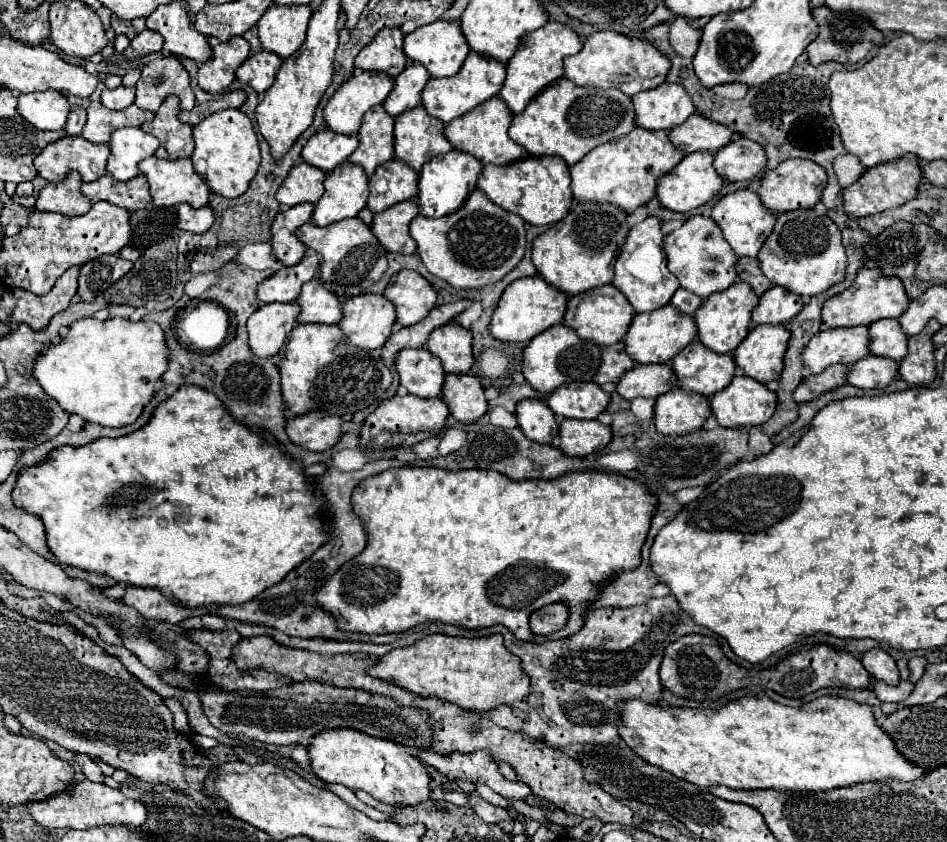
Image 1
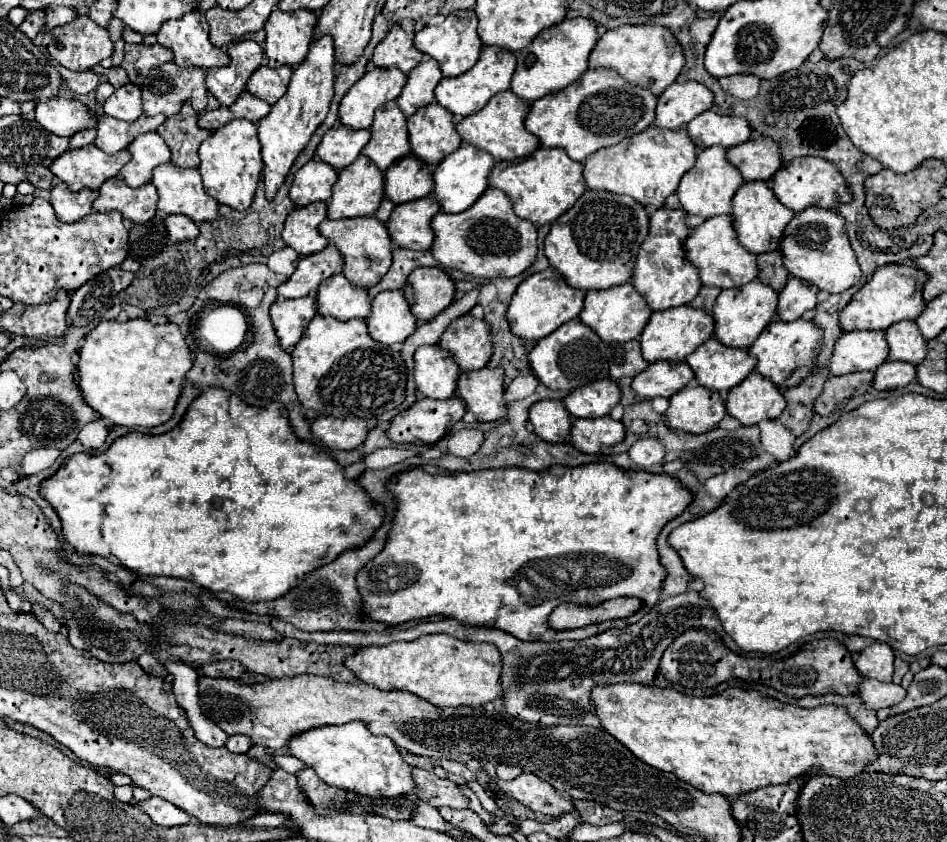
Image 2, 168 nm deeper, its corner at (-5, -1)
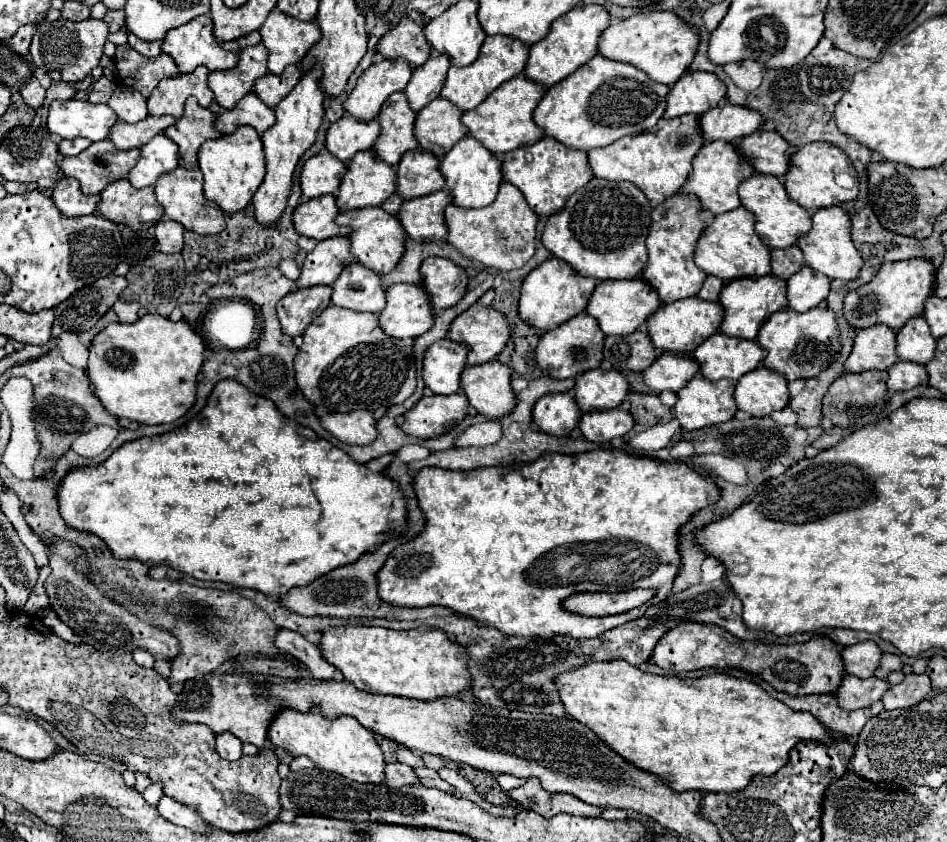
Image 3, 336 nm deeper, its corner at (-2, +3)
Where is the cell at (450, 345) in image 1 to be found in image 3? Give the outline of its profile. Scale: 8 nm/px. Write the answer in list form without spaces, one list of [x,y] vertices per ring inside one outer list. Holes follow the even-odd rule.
[[[473,304],[451,322],[447,338],[467,346],[467,364],[475,366],[493,360],[505,348],[509,334],[511,326],[501,312],[491,306]]]

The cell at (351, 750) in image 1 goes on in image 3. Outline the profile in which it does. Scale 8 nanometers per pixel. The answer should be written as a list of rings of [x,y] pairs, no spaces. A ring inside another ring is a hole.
[[[283,710],[269,728],[269,740],[287,750],[291,756],[307,756],[313,764],[327,772],[337,772],[349,780],[363,784],[385,782],[385,756],[371,730],[365,730],[357,718],[339,716],[337,720],[323,718],[317,710],[301,714],[295,710]]]

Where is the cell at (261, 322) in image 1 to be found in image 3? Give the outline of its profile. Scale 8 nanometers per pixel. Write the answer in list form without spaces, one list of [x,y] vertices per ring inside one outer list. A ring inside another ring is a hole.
[[[313,286],[305,290],[293,290],[277,302],[277,316],[283,332],[289,338],[299,338],[305,328],[315,320],[319,310],[329,306],[331,286]]]

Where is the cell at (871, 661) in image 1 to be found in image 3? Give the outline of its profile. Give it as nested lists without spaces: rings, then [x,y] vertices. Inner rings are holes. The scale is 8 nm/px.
[[[865,640],[853,646],[843,648],[843,662],[847,674],[853,674],[857,678],[871,678],[875,676],[875,670],[881,664],[881,648],[873,640]]]

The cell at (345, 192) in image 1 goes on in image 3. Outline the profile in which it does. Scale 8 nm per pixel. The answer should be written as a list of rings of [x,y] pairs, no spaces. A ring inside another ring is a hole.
[[[373,150],[357,152],[341,180],[337,206],[341,212],[381,206],[395,192],[395,170],[377,160]]]

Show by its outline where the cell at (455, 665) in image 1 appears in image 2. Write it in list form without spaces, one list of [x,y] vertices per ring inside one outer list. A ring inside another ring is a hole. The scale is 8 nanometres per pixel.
[[[428,634],[412,642],[358,648],[344,666],[366,684],[380,690],[412,692],[438,708],[482,706],[500,698],[500,652],[496,646],[464,642],[448,634]]]

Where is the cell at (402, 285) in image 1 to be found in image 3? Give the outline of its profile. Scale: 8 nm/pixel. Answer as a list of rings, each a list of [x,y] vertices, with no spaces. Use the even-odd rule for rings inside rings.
[[[427,258],[421,264],[421,278],[435,312],[455,306],[467,290],[467,274],[447,258]]]

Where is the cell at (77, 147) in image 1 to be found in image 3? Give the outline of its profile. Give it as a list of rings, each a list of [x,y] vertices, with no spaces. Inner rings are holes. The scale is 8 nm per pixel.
[[[109,140],[93,142],[73,158],[61,160],[61,172],[77,178],[83,194],[99,194],[109,182],[125,178],[135,166],[139,150],[117,150]]]

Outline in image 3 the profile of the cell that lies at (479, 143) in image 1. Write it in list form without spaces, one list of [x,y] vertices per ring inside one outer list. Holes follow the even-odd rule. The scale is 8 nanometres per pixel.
[[[523,74],[515,76],[513,80],[503,82],[497,90],[493,90],[485,102],[481,102],[475,110],[463,112],[461,124],[469,128],[469,134],[477,138],[485,148],[489,148],[493,154],[501,156],[511,150],[517,150],[521,146],[529,146],[539,142],[543,132],[533,122],[533,110],[539,104],[545,88],[529,82]]]

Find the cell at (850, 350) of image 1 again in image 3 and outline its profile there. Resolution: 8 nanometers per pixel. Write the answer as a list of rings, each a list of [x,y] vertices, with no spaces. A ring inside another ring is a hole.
[[[883,324],[863,328],[853,340],[853,350],[845,362],[845,372],[887,370],[897,362],[895,332]]]

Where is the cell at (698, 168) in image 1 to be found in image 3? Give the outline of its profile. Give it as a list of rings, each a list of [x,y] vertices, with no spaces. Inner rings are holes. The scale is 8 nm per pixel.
[[[705,142],[701,146],[701,150],[697,152],[697,156],[693,158],[693,170],[685,182],[685,186],[681,188],[681,194],[693,194],[699,198],[701,208],[709,210],[711,214],[723,214],[729,210],[735,210],[741,206],[739,194],[737,194],[737,186],[747,180],[749,176],[753,176],[753,166],[747,158],[743,158],[739,154],[739,150],[729,144],[729,142]]]

